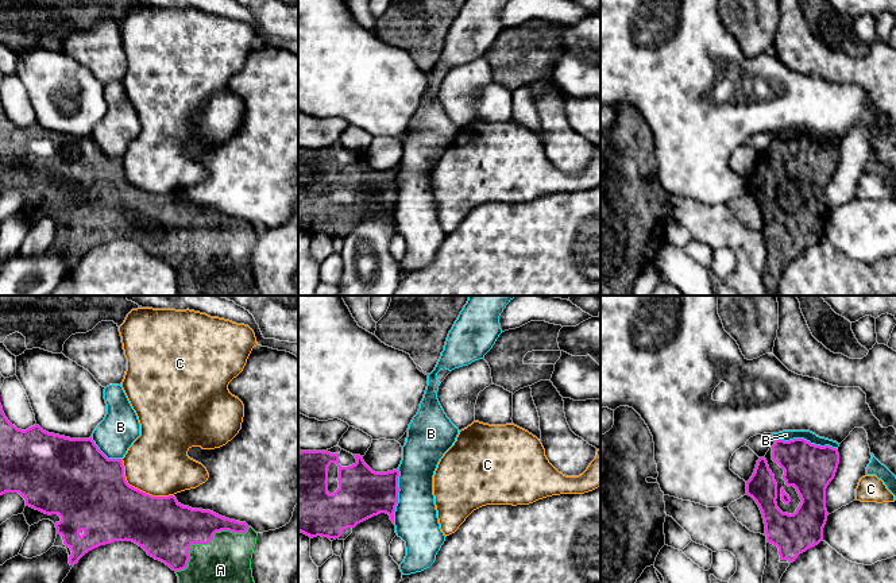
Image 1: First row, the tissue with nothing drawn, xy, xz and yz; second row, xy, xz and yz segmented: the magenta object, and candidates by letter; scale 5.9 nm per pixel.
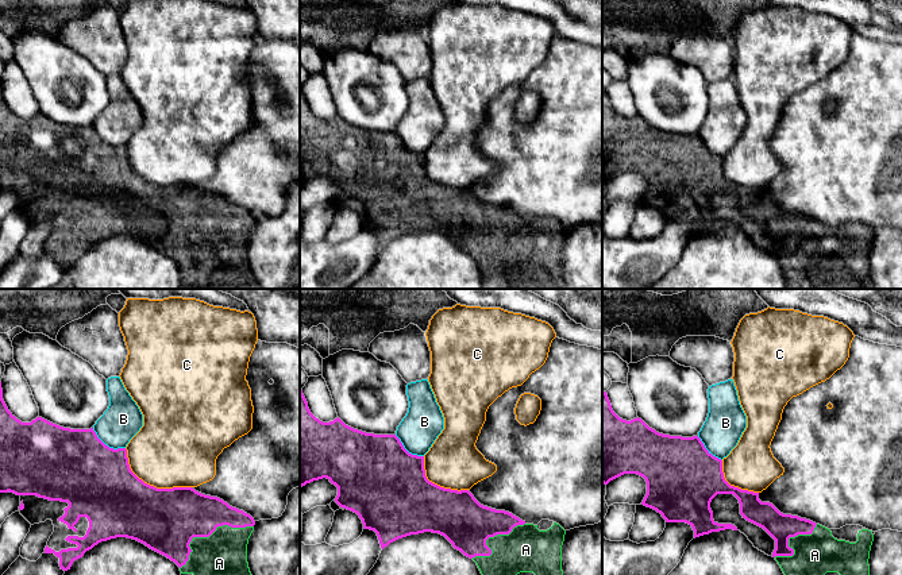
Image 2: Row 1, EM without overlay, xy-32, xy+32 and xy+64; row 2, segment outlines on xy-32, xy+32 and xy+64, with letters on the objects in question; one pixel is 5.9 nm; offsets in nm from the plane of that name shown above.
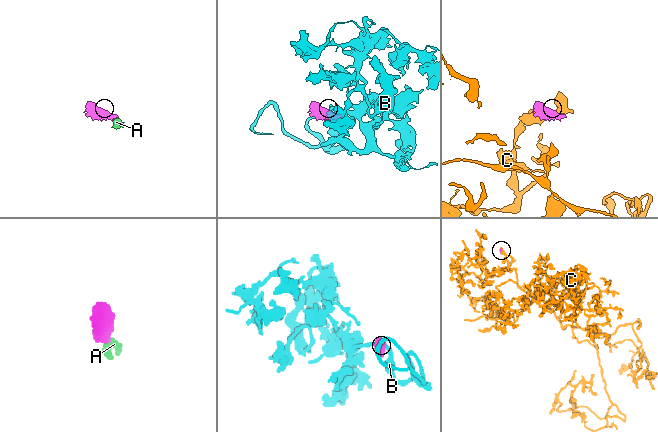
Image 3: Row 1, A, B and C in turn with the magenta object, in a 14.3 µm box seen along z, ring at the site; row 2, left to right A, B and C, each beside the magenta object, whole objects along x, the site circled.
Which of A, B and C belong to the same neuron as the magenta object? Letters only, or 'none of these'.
A

